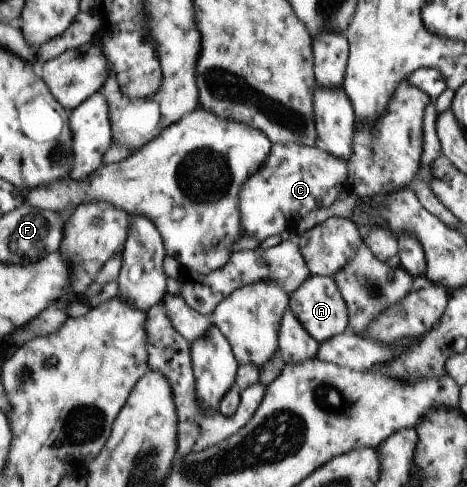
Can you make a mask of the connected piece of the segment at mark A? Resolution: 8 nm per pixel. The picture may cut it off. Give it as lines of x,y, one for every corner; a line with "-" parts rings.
308,275
295,291
289,294
287,306
300,321
302,328
317,342
321,343
343,332
348,324
347,308
332,277

